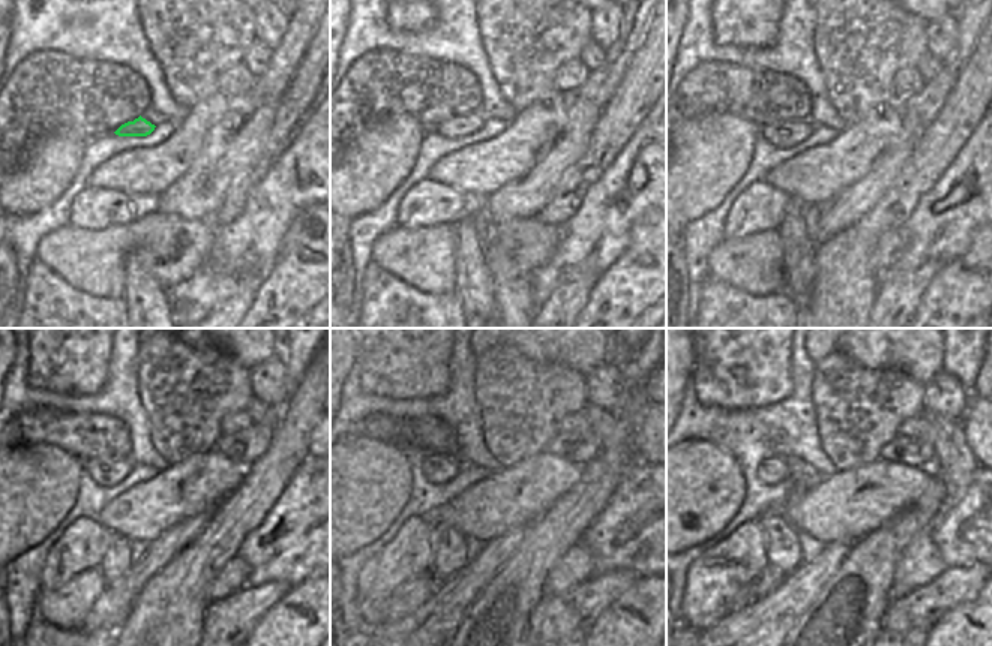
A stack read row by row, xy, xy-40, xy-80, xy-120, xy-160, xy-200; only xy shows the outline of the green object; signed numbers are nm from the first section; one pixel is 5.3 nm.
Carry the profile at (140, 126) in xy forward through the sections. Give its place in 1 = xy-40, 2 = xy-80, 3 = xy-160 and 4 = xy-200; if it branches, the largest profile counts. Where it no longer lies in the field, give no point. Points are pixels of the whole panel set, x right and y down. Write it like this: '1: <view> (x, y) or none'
1: xy-40 (462, 126)
2: xy-80 (782, 134)
3: xy-160 (437, 469)
4: xy-200 (773, 469)

